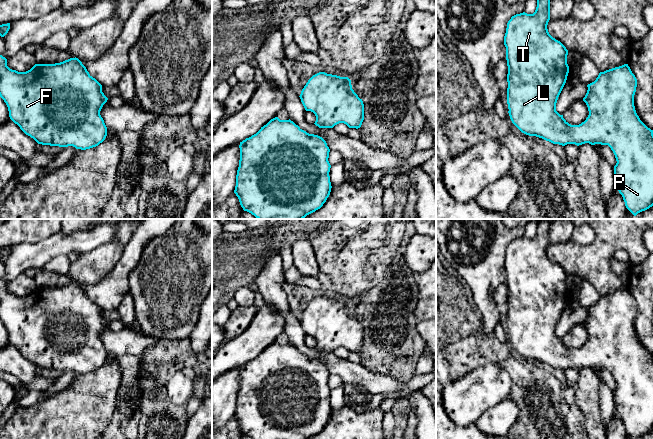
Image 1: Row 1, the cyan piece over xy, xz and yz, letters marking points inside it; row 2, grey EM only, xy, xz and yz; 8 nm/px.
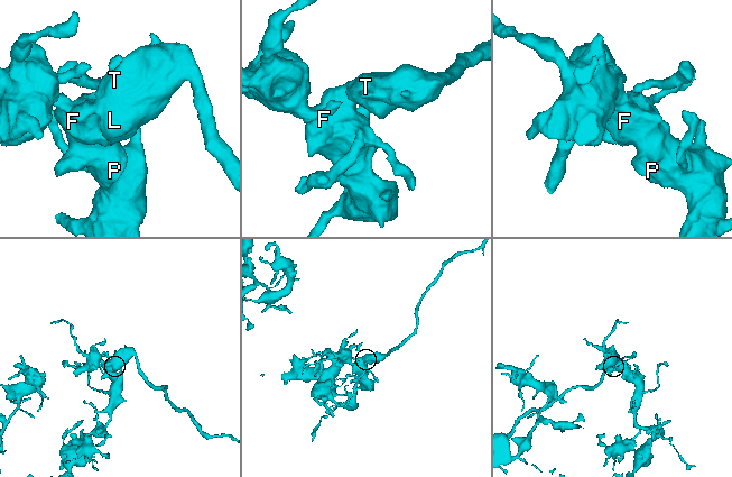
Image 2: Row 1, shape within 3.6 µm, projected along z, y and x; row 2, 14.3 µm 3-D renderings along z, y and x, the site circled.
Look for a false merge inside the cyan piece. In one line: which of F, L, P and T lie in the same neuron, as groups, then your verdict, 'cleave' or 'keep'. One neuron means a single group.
groups F L P T; keep

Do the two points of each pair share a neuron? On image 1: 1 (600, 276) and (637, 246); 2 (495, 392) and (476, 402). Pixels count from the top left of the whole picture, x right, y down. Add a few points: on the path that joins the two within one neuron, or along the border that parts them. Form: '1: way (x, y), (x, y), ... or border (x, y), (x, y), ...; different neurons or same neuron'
1: way (601, 263), (601, 259), (615, 245), (624, 245); same neuron
2: way (490, 392), (486, 392), (481, 397); same neuron

